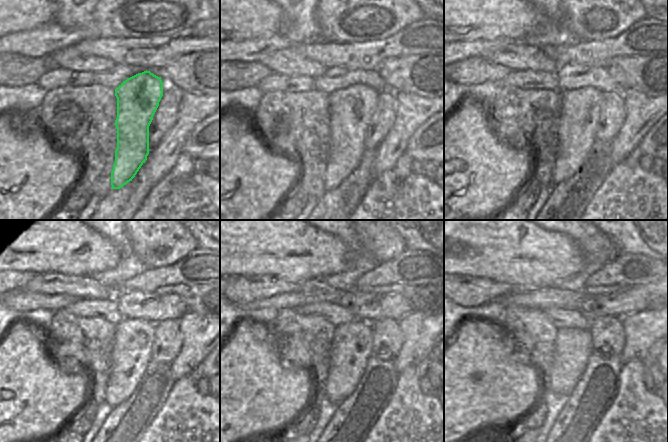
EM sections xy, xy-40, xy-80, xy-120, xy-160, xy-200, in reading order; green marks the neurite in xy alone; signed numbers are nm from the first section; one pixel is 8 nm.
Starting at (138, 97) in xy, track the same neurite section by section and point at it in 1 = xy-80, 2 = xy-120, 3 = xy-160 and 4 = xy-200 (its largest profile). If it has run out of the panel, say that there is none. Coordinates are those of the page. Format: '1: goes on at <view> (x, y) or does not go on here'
1: goes on at xy-80 (580, 108)
2: goes on at xy-120 (131, 353)
3: goes on at xy-160 (352, 344)
4: goes on at xy-200 (573, 347)

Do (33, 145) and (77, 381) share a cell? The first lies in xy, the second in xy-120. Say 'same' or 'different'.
same

